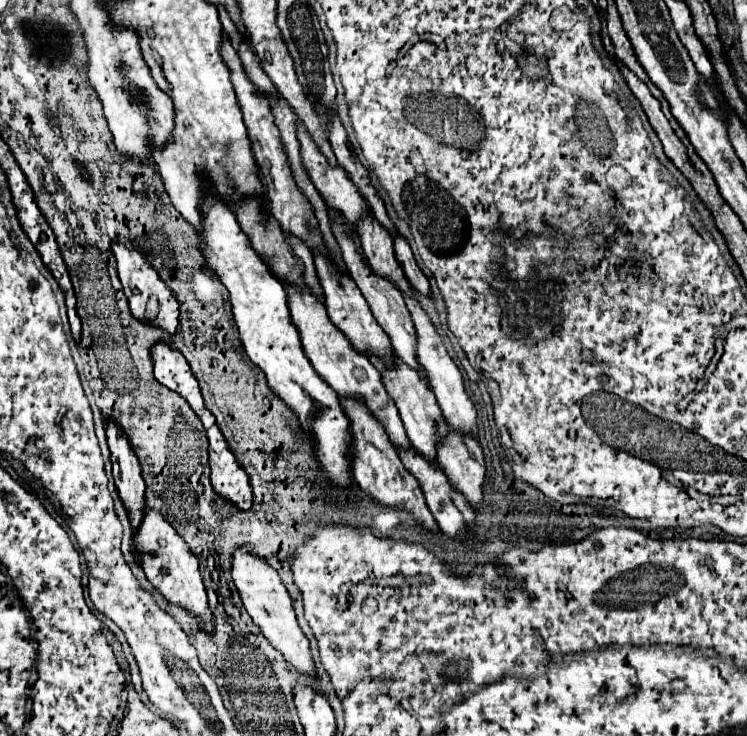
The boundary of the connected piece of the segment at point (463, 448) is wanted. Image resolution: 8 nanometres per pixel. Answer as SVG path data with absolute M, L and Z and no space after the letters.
M451 430L437 452L439 464L443 466L451 486L455 486L459 494L465 494L471 508L477 508L483 502L487 474L485 456L479 442L471 436L463 436Z

